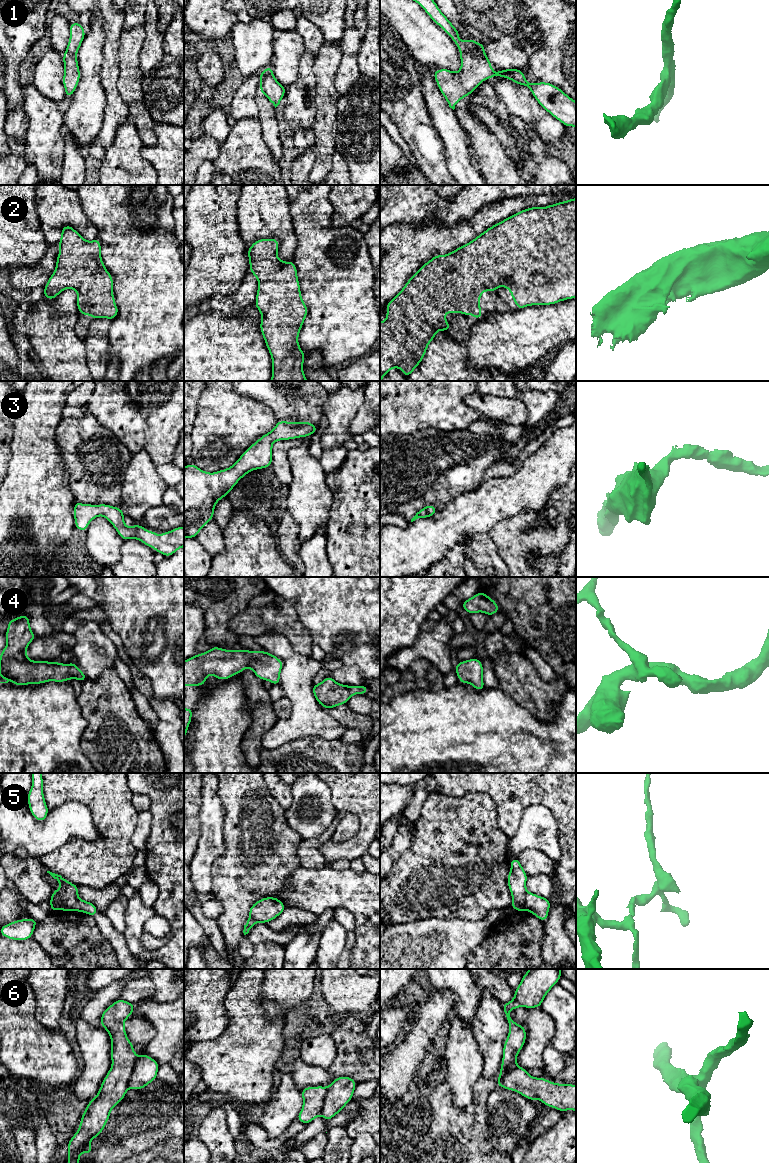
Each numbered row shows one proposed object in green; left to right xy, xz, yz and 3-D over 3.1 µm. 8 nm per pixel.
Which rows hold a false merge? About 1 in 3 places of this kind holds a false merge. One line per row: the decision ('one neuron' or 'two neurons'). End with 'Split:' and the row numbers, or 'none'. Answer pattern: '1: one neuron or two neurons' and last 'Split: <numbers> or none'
1: two neurons
2: one neuron
3: one neuron
4: one neuron
5: two neurons
6: two neurons
Split: 1, 5, 6

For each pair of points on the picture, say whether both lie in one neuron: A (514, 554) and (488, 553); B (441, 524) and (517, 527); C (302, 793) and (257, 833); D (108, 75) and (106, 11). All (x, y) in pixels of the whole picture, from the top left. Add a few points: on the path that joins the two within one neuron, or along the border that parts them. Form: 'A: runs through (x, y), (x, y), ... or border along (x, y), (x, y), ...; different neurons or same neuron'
A: border along (488, 533), (498, 555), (507, 566); different neurons
B: border along (516, 515), (500, 521), (489, 533); different neurons
C: border along (284, 810), (287, 823), (296, 831); different neurons
D: runs through (110, 59), (111, 27); same neuron

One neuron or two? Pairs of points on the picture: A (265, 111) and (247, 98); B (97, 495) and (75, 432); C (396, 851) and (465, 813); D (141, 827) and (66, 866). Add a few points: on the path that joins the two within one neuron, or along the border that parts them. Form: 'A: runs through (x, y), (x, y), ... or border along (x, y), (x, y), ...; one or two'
A: border along (260, 82), (256, 93), (257, 116); two
B: runs through (98, 479), (96, 460), (92, 452), (87, 448); one
C: border along (415, 822), (415, 831), (410, 845), (395, 861); two
D: border along (138, 812), (131, 837), (131, 843), (136, 850); two

